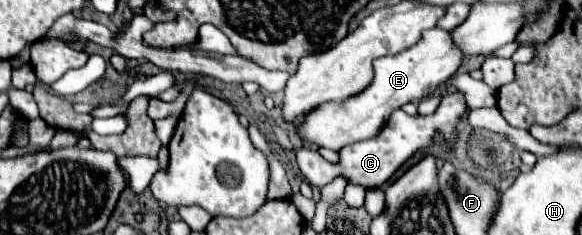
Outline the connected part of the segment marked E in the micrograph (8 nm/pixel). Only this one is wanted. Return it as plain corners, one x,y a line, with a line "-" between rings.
433,26
423,32
419,42
415,46
409,46
407,50
395,54
395,56
383,56
373,62
375,66
375,78
363,94
357,94
355,98
349,98
343,104
327,104
319,106
319,110
313,110
307,120
303,120
299,134
305,142
317,144
321,148
329,150
341,150
347,144
367,140
375,136
383,124
389,120
391,112
401,108
407,102
419,102
421,98
431,96
443,80
453,76
463,62
463,52
453,42
453,36
449,30
443,30
439,26

